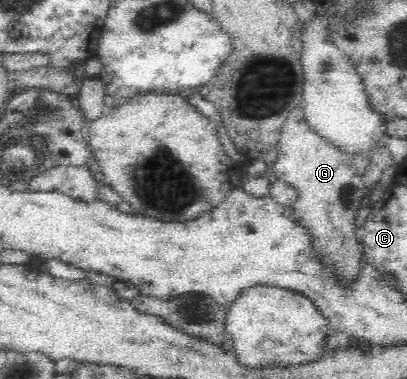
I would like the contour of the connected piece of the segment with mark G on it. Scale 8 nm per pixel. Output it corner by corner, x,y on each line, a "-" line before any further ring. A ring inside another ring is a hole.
295,109
289,119
285,121
276,148
276,160
272,162
271,170
278,180
288,183
296,191
296,199
292,203
294,222
299,224
311,240
312,257
318,261
322,269
326,269
334,281
349,289
353,283
359,281
361,275
361,261
364,247
361,243
361,227
357,225
357,213
361,209
361,199
365,197
363,176
367,173
369,157
363,155
345,155
339,153
332,145
328,145
323,138
313,133
306,121
303,121
303,111

